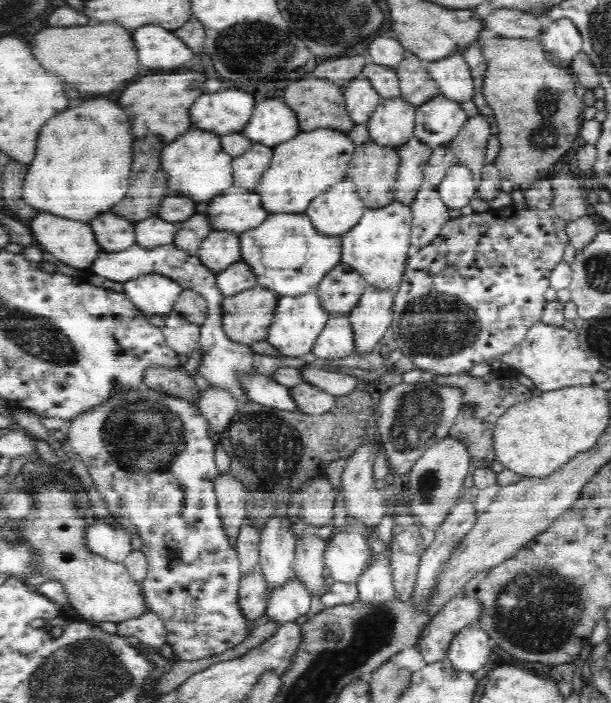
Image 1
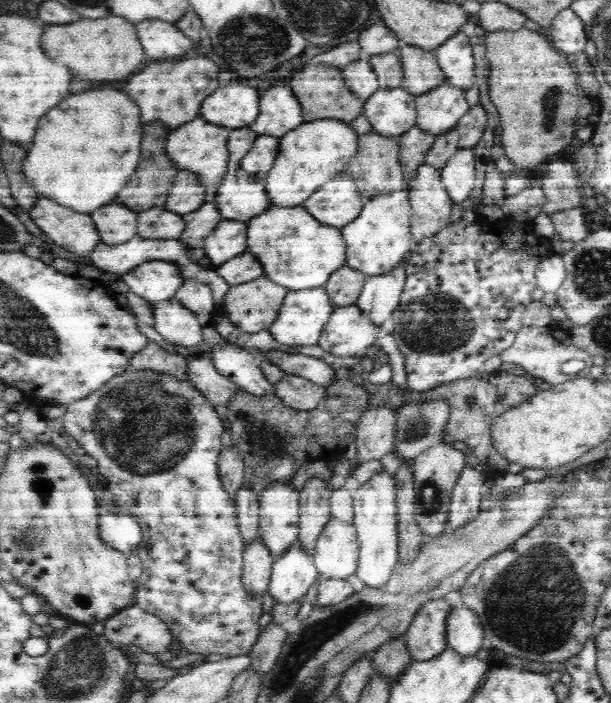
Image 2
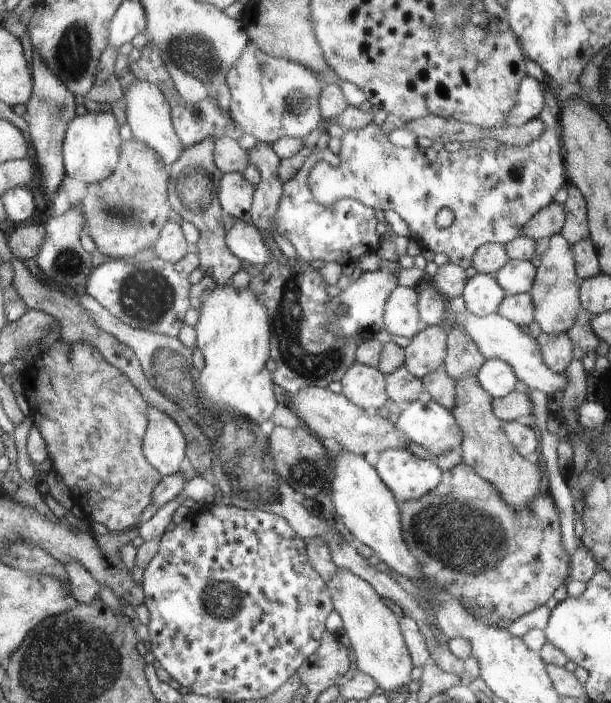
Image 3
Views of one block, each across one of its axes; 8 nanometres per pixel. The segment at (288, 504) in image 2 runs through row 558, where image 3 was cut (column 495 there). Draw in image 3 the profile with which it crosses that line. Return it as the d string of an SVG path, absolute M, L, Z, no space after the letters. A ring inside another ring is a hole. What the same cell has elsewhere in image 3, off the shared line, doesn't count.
M511 259L494 274L506 295L529 293L536 279L536 270L530 261Z

